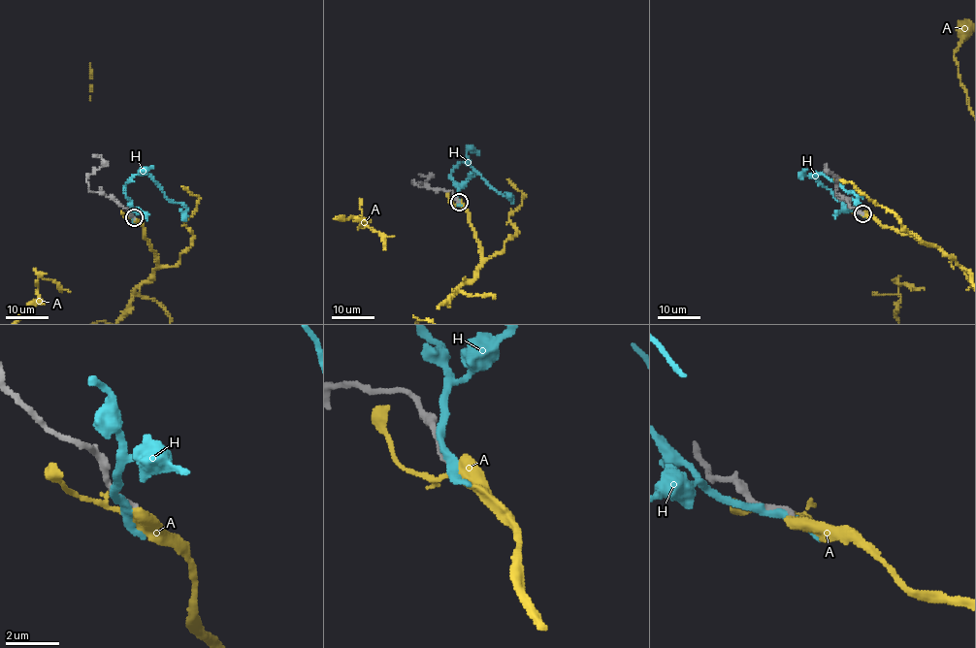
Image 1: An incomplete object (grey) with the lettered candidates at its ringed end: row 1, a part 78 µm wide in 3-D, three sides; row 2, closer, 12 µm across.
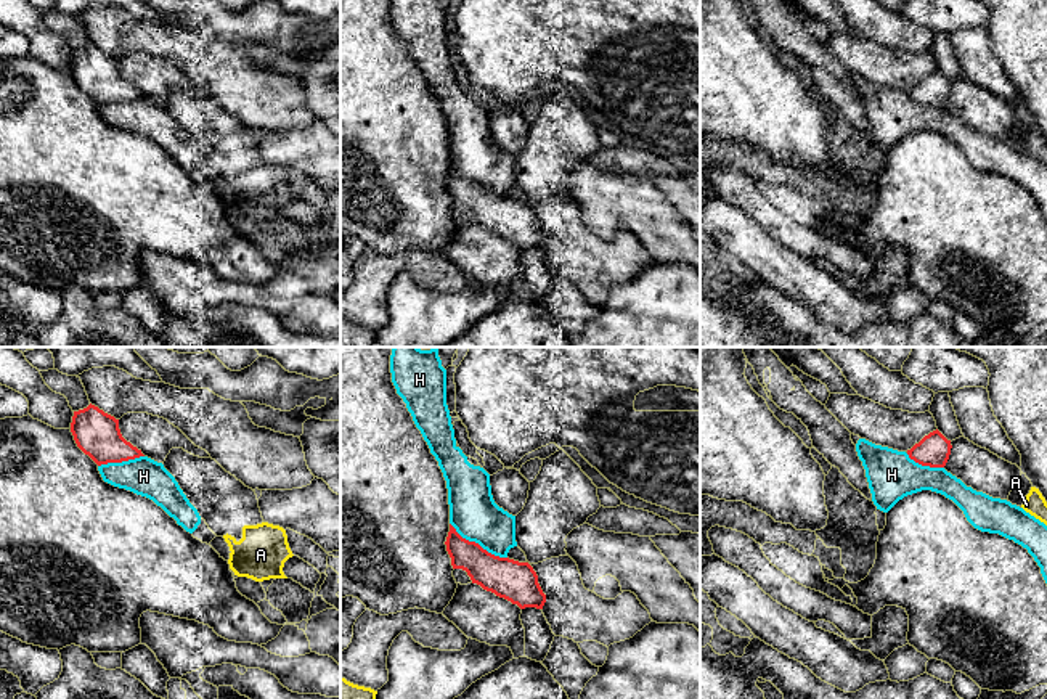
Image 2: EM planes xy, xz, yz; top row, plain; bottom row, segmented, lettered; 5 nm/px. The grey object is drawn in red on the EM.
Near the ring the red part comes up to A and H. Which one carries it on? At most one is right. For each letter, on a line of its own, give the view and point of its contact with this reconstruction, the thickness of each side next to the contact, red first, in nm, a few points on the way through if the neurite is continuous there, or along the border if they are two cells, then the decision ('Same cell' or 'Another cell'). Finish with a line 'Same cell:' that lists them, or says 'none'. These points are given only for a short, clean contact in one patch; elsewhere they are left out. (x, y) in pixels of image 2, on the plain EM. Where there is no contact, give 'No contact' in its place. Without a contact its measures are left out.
A: No contact. Another cell
H: Touches red at xz (477, 183). Thickness 200 nm (red) against 240 nm. Another cell
Same cell: none

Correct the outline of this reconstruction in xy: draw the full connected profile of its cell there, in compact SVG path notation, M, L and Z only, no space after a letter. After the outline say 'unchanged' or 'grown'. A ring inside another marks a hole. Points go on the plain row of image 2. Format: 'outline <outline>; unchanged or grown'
outline M92 43L74 51L71 72L77 87L98 106L145 96L141 90L122 77L119 59Z; unchanged

